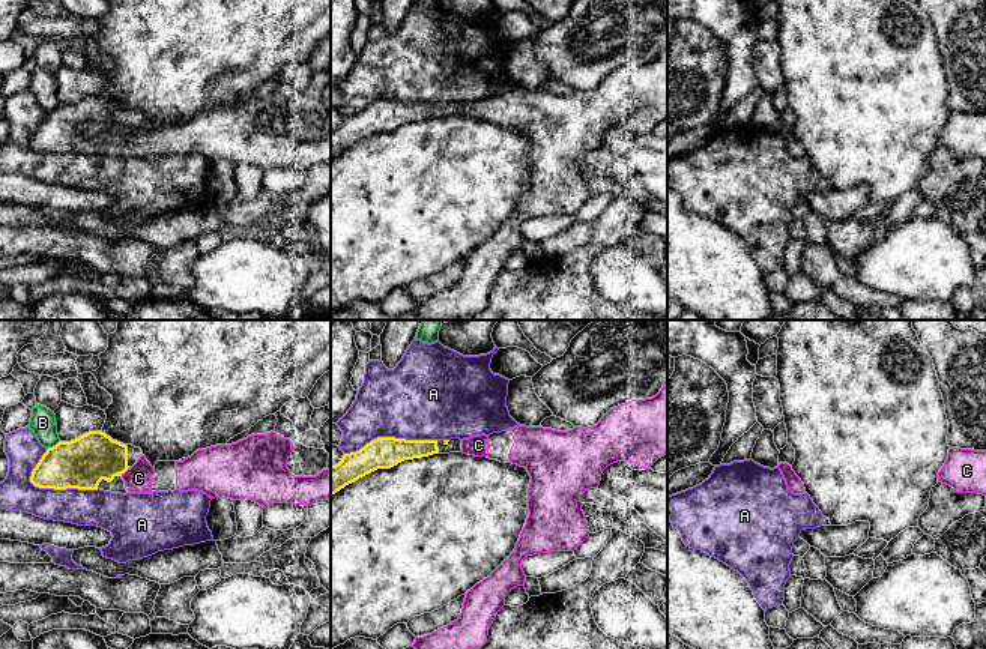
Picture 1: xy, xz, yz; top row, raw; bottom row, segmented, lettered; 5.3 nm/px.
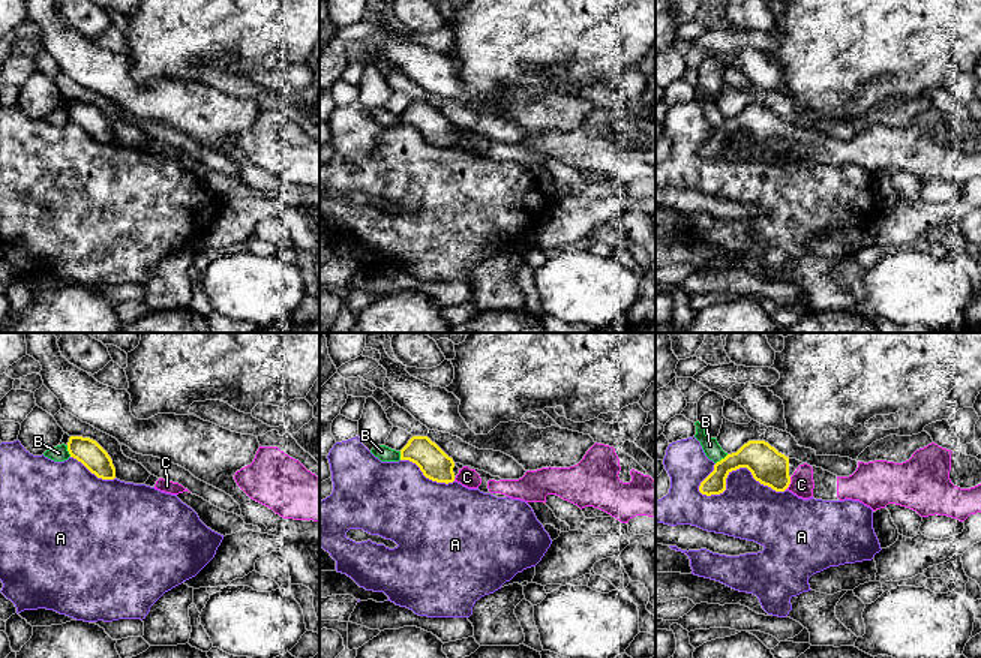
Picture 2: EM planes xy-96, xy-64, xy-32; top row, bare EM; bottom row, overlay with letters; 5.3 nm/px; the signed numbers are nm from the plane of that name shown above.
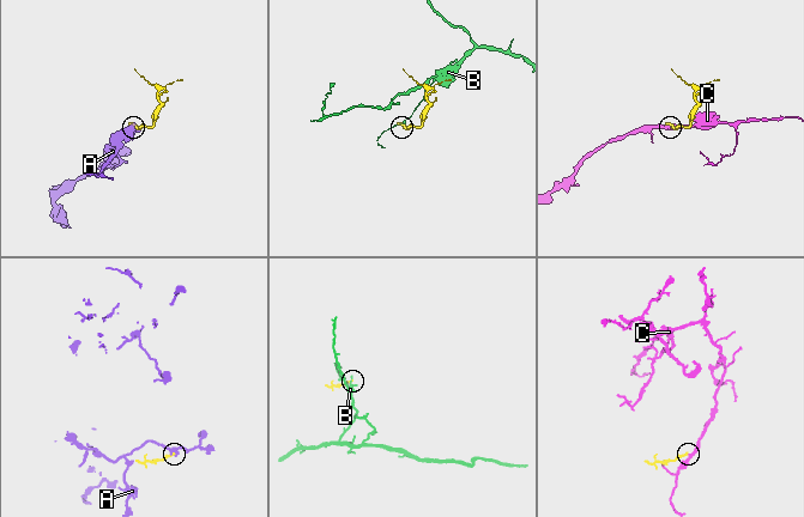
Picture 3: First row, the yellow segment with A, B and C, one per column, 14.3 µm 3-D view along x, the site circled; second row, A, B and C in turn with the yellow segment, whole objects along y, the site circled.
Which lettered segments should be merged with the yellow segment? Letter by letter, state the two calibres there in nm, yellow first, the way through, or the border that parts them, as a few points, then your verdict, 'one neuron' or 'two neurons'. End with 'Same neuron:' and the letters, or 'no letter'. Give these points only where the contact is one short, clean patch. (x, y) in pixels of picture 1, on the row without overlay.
A: 280/190 nm | two neurons
B: 280/140 nm | two neurons
C: 280/140 nm | across xy (83, 126), (114, 126), (124, 135), (139, 141) | one neuron
Same neuron: C

